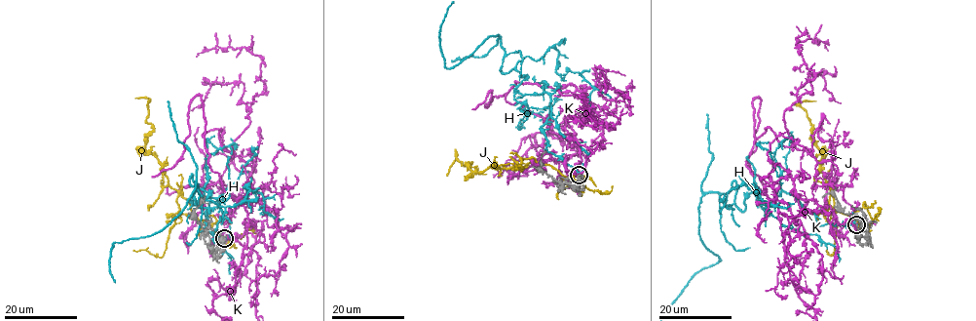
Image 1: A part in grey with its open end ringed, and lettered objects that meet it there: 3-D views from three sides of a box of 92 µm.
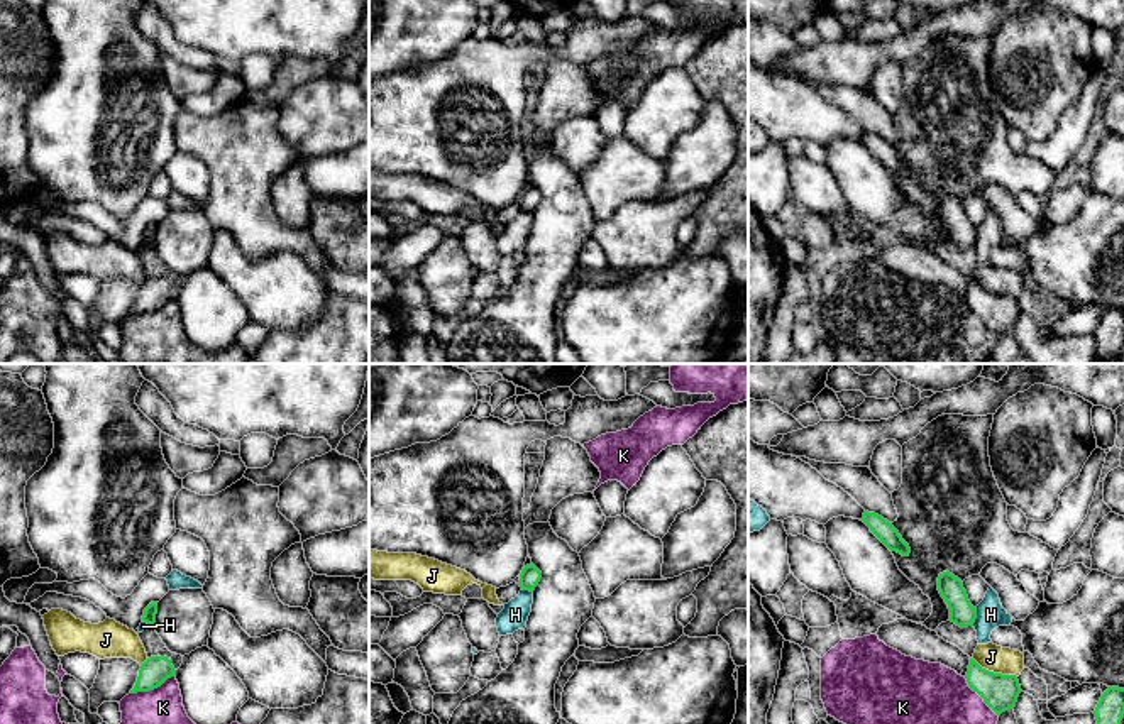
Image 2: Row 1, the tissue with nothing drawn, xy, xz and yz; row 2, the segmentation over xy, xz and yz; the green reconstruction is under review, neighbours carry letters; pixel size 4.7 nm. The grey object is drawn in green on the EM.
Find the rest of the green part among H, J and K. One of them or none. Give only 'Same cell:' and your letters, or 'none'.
Same cell: none

